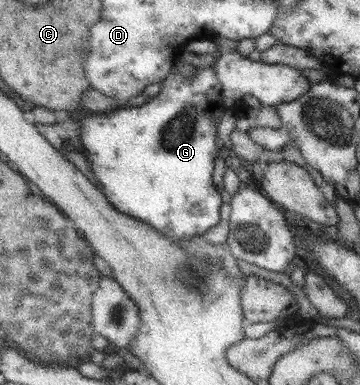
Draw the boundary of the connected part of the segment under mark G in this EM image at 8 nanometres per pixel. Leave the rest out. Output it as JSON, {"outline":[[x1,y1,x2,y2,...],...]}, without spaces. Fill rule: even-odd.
{"outline":[[213,65,206,68,198,68,195,75,186,80,180,78,177,74,173,73,173,67,169,72,169,75,160,82,163,87,161,91,152,98,137,107,131,107,120,104,114,111,90,113,82,112,77,116,80,133,80,143,78,149,82,152,82,155,86,158,86,161,90,163,90,171,94,175,94,179,100,183,97,187,97,191,106,199,106,202,110,203,116,211,124,213,138,220,139,222,148,221,148,225,154,228,156,231,163,233,170,239,179,240,183,238,191,238,194,235,202,235,207,229,213,227,218,223,220,215,218,209,220,209,221,201,219,190,212,184,212,167,214,164,214,158,218,156,218,147,216,147,216,126,213,123,214,119,219,119,224,113,226,107,222,104,221,98,221,86,215,79]]}

